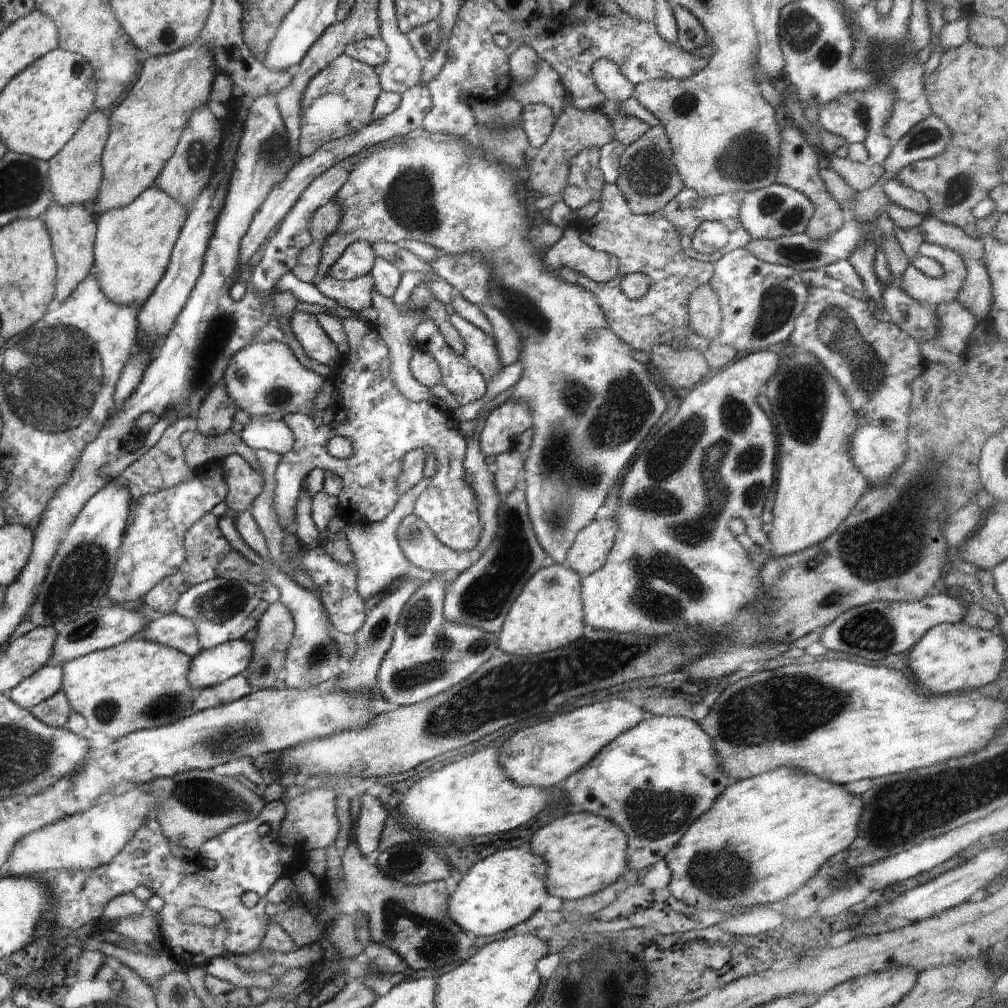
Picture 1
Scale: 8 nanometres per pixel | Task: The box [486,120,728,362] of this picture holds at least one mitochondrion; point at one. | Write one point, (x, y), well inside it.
(647, 173)

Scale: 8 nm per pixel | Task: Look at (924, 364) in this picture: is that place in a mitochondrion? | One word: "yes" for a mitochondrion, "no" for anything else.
no

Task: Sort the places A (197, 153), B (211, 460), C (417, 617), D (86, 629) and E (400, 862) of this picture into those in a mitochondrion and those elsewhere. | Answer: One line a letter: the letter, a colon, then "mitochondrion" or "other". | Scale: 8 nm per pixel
A: mitochondrion
B: other
C: mitochondrion
D: mitochondrion
E: mitochondrion

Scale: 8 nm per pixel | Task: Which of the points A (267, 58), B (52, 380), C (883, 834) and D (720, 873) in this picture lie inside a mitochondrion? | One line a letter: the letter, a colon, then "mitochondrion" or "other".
A: other
B: mitochondrion
C: other
D: mitochondrion

